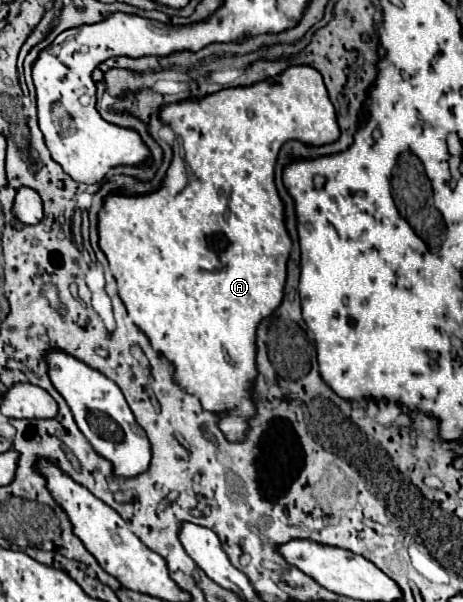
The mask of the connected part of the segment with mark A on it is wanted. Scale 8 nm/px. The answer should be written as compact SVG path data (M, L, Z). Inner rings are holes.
M296 66L288 68L284 74L278 76L276 82L258 82L248 88L226 88L216 94L206 96L204 100L186 100L178 104L168 104L162 108L160 118L176 132L176 140L172 144L174 158L172 166L166 172L164 186L150 194L150 196L138 196L138 198L126 198L126 196L108 196L104 202L104 208L100 212L98 232L100 232L100 248L104 250L112 274L118 282L118 294L128 310L128 316L138 326L138 330L148 338L152 348L156 348L174 368L174 382L184 390L200 398L202 408L206 412L212 412L218 420L218 428L224 432L224 436L230 442L244 442L246 432L250 430L250 418L256 414L256 404L250 398L250 384L258 376L256 368L256 330L260 322L270 316L284 298L284 282L286 282L286 260L290 252L290 238L284 228L284 206L276 192L274 184L274 166L278 152L284 142L288 140L300 140L306 146L324 146L332 144L340 136L340 128L336 122L334 106L330 104L326 86L322 82L320 72L314 72L314 68L308 66Z

